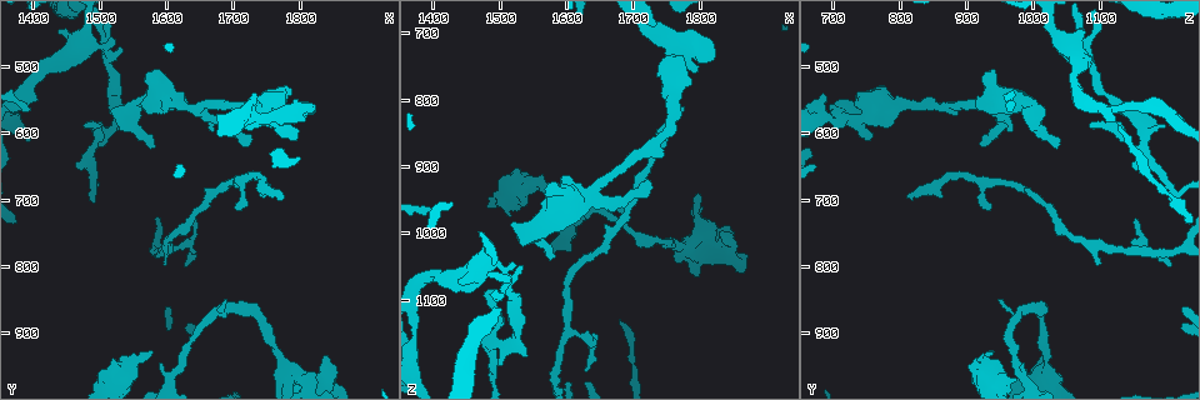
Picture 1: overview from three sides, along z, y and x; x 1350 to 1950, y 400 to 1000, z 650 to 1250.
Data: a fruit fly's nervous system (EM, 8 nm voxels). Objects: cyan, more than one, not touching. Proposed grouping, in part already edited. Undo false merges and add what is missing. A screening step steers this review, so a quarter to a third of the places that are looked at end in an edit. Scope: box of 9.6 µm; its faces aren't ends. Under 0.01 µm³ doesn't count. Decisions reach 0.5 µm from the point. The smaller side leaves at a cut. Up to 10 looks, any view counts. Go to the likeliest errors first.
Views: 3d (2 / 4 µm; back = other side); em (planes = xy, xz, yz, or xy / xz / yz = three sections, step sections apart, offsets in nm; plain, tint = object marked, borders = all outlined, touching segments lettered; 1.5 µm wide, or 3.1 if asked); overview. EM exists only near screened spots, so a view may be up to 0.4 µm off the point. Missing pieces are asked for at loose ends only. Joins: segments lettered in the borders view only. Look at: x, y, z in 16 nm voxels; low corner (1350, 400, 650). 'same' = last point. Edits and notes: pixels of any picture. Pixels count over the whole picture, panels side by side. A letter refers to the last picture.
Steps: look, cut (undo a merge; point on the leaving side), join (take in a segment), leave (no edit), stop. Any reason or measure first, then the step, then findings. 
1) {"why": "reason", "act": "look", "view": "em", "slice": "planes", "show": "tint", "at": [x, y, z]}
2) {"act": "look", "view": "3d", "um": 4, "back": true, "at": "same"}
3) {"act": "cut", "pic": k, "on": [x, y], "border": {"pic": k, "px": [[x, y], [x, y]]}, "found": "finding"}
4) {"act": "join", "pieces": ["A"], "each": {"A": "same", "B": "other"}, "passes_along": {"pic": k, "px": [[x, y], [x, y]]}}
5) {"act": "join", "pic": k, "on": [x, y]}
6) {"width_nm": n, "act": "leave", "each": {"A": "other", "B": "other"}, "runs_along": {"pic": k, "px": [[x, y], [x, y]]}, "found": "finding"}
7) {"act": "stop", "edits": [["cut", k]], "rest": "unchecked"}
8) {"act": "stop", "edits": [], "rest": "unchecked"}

{"why": "sudden change in width", "act": "look", "view": "3d", "um": 4, "at": [1605, 550, 950]}

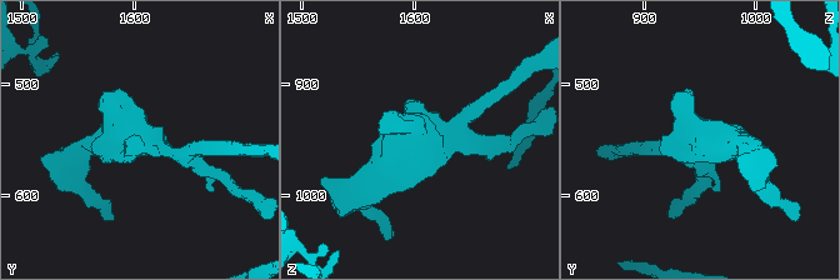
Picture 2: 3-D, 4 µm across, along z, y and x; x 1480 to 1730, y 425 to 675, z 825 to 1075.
{"why": "shape alone is not enough", "act": "look", "view": "em", "um": 3.1, "slice": "xy", "step": 8, "show": "tint", "at": [1608, 550, 948]}

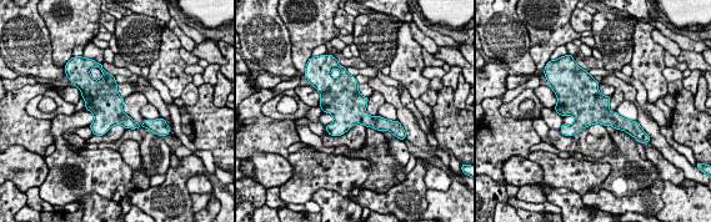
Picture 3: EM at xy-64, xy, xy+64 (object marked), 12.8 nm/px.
{"act": "look", "view": "em", "um": 3.1, "slice": "xy", "step": 8, "show": "borders", "at": "same"}

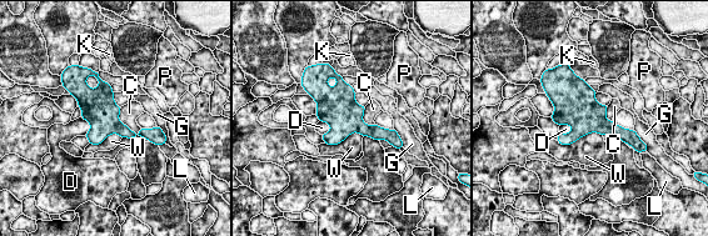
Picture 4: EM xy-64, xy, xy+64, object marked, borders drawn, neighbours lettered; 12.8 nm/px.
{"act": "leave", "each": {"C": "other", "D": "other", "G": "other", "K": "other", "L": "other", "P": "other", "W": "other"}, "border": {"pic": 4, "px": [[602, 134], [557, 141]]}, "found": "all the same cell"}

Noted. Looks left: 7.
{"why": "two arms at a narrow angle", "act": "look", "view": "em", "slice": "planes", "show": "borders", "at": [1530, 475, 1045]}

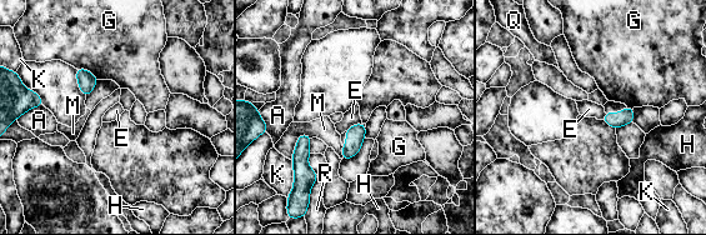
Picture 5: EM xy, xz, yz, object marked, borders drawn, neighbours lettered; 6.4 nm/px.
{"longest_contact_nm": ["M", 200], "act": "leave", "each": {"A": "other", "E": "other", "G": "other", "H": "other", "K": "other", "M": "other", "Q": "other", "R": "other"}, "border": {"pic": 5, "px": [[361, 121], [345, 130]]}, "found": "no lettered segment goes on from it"}

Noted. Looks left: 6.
{"why": "an open end", "act": "look", "view": "em", "slice": "planes", "show": "borders", "at": [1480, 590, 1090]}

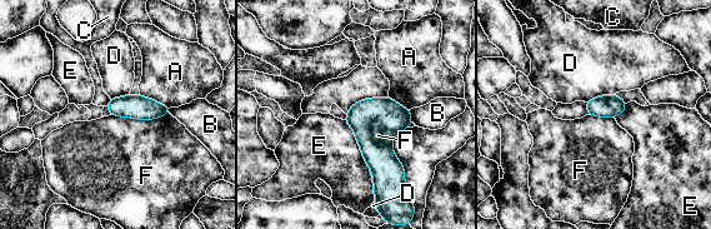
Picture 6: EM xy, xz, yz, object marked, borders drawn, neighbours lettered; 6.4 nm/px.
{"width_nm": 140, "longest_contact_nm": ["E", 550], "act": "leave", "each": {"A": "other", "B": "other", "C": "other", "D": "other", "E": "other", "F": "other"}, "found": "none of them fits"}

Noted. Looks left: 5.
{"why": "branch point", "act": "look", "view": "3d", "um": 2, "at": [1705, 670, 920]}

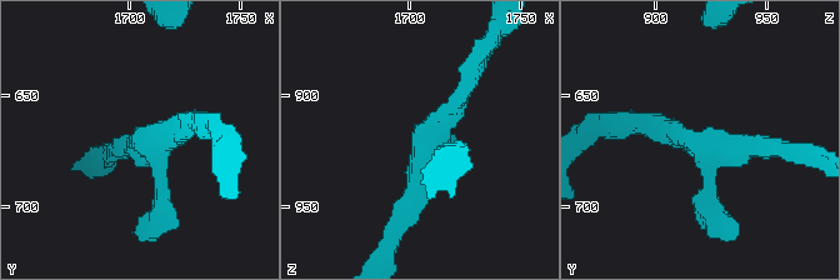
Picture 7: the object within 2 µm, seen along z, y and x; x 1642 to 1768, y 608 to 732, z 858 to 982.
{"act": "look", "view": "em", "slice": "planes", "show": "borders", "at": [1707, 670, 921]}

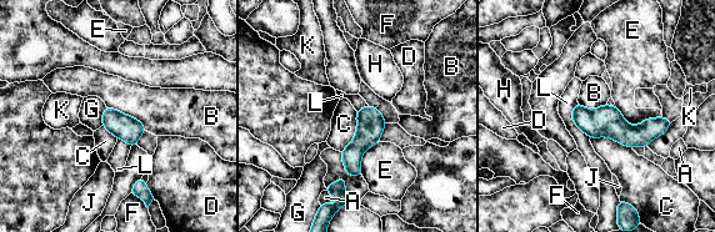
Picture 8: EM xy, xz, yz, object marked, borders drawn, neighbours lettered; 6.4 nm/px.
{"act": "leave", "each": {"A": "other", "B": "other", "C": "other", "D": "other", "E": "other", "F": "other", "G": "other", "H": "other", "J": "other", "K": "other", "L": "other"}, "border": {"pic": 8, "px": [[106, 106], [130, 115], [146, 130]]}, "found": "all the same cell"}

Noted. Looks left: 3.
{"act": "stop", "edits": [], "rest": "unchecked"}

